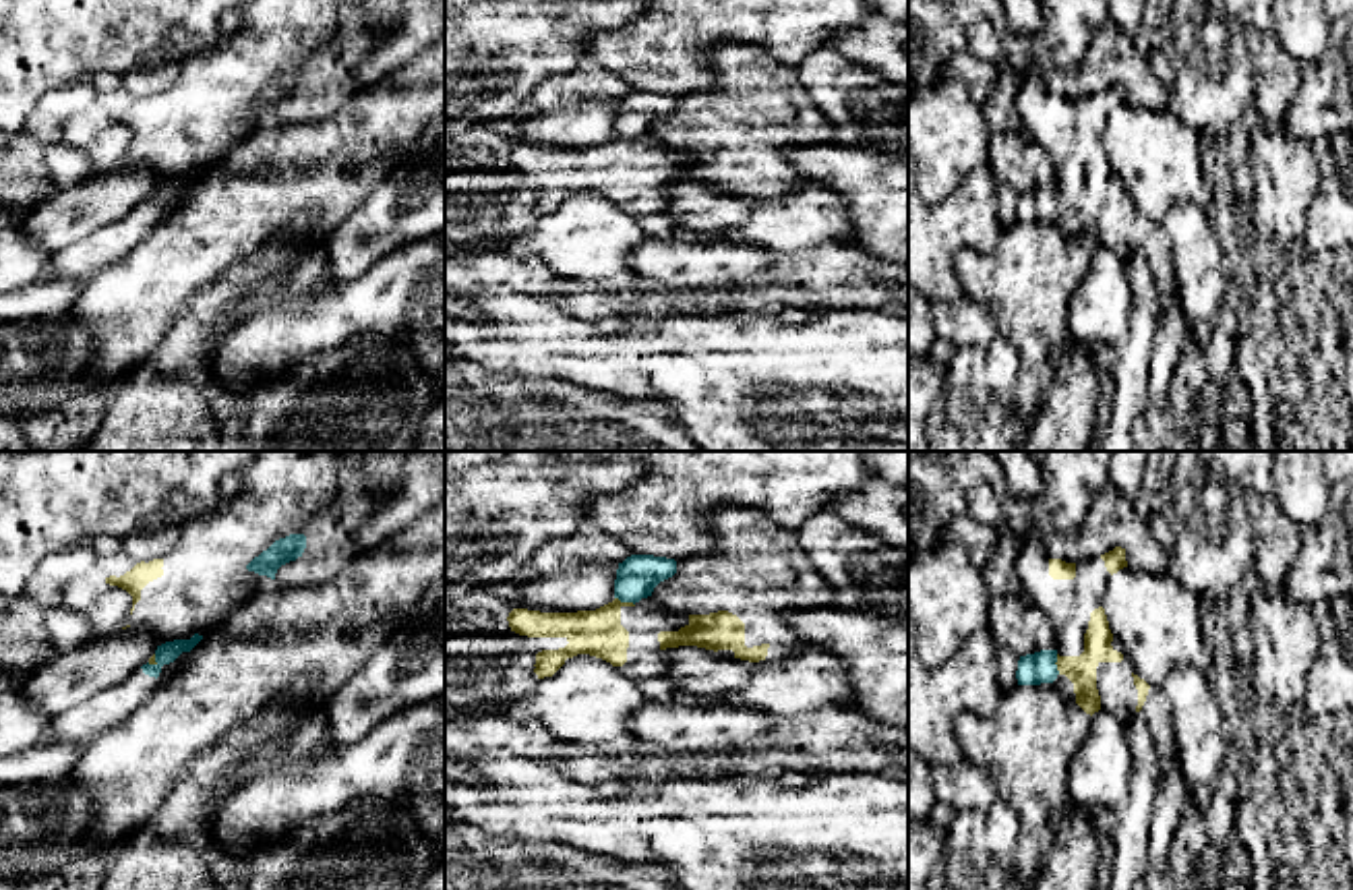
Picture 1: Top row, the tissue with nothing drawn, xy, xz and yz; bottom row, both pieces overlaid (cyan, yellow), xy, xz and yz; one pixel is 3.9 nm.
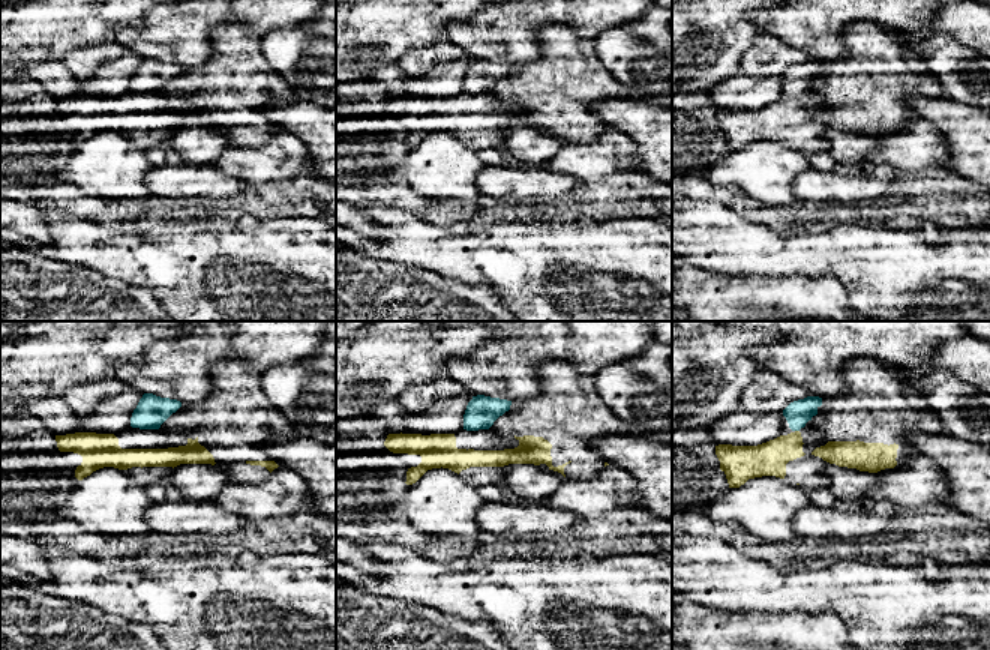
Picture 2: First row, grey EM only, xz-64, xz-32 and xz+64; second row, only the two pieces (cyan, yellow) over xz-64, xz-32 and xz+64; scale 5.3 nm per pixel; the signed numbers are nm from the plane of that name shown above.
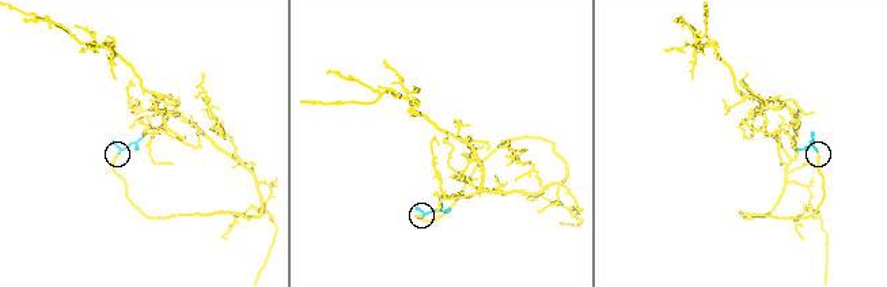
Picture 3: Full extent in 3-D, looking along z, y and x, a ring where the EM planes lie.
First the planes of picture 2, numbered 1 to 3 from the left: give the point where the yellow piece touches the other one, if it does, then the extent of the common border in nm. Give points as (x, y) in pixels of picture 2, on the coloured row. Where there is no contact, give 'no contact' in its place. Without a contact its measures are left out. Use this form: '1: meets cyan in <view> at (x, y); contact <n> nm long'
1: no contact
2: no contact
3: meets cyan in xz+64 at (797, 430); contact 30 nm long

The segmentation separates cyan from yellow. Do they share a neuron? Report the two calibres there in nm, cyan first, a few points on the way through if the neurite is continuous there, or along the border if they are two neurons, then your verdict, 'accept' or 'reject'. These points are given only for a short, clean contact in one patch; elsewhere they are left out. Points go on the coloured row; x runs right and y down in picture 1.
160 nm thick on the cyan side, 180 nm on the other; border along xz (615, 597), (634, 605); reject

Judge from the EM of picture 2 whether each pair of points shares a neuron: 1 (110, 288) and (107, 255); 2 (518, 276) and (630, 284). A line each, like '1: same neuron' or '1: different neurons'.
1: different neurons
2: same neuron

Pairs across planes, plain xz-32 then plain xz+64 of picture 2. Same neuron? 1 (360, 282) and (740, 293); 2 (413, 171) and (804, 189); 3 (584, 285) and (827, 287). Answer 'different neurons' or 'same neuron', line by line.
1: same neuron
2: different neurons
3: different neurons

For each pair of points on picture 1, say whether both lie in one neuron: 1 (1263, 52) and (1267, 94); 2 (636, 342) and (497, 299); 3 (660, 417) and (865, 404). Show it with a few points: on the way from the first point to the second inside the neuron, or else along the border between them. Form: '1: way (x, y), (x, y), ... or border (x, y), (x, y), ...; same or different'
1: way (1267, 63), (1267, 83); same
2: way (600, 348), (559, 348), (540, 342), (532, 334); same
3: border (665, 396), (679, 423); different

